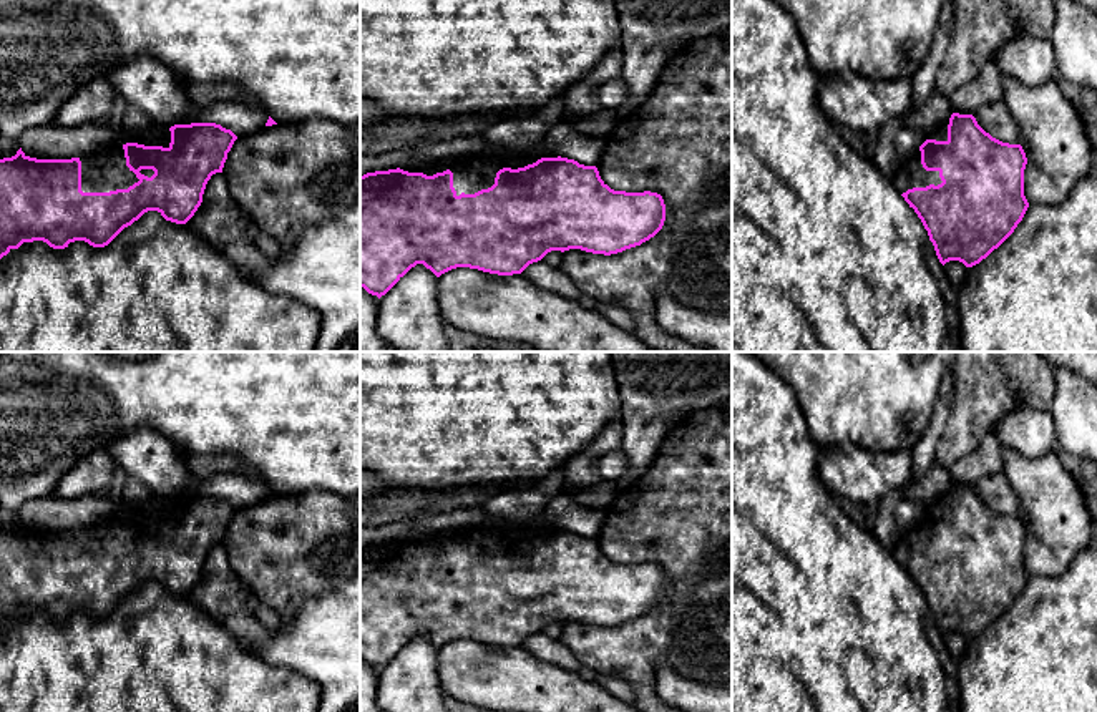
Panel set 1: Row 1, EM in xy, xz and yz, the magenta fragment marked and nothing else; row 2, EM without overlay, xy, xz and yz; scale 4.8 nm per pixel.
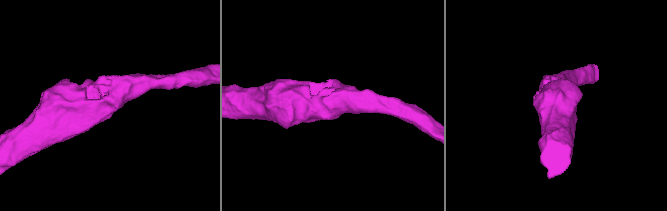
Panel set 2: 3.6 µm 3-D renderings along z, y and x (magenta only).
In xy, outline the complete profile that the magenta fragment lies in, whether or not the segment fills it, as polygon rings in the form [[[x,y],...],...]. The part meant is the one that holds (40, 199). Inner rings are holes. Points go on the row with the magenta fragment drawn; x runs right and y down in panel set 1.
[[[216,123],[174,124],[169,131],[168,148],[113,143],[71,159],[37,159],[20,148],[15,156],[0,159],[0,259],[33,241],[43,241],[53,249],[65,249],[75,241],[105,247],[148,211],[158,211],[166,221],[186,224],[201,206],[211,176],[222,173],[237,136]]]

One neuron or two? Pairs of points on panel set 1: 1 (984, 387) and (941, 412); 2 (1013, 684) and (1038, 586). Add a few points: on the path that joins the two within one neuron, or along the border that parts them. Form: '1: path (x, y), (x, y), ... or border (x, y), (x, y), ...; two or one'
1: border (951, 369), (950, 419), (936, 443); two
2: path (1031, 659), (1031, 611); one

